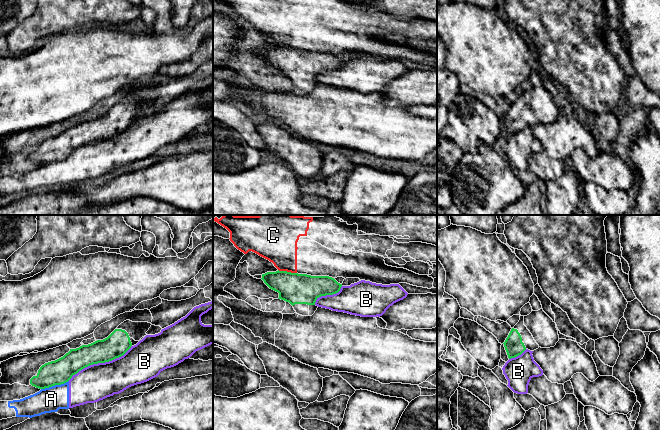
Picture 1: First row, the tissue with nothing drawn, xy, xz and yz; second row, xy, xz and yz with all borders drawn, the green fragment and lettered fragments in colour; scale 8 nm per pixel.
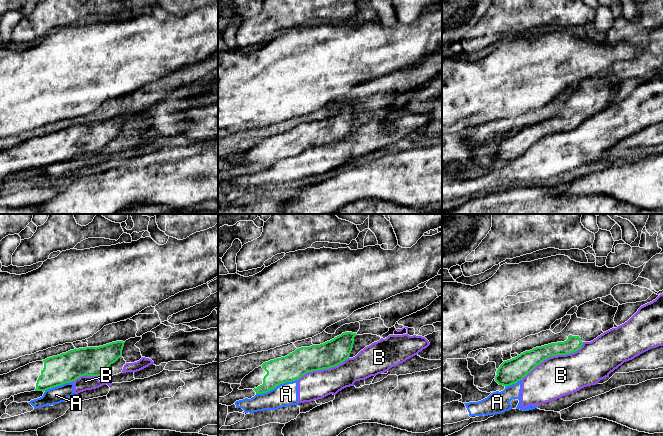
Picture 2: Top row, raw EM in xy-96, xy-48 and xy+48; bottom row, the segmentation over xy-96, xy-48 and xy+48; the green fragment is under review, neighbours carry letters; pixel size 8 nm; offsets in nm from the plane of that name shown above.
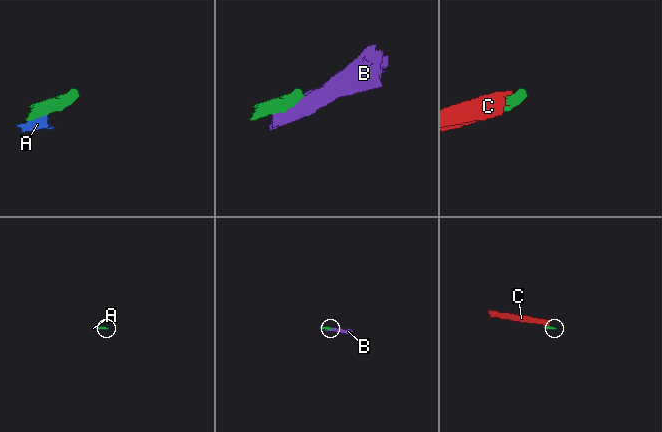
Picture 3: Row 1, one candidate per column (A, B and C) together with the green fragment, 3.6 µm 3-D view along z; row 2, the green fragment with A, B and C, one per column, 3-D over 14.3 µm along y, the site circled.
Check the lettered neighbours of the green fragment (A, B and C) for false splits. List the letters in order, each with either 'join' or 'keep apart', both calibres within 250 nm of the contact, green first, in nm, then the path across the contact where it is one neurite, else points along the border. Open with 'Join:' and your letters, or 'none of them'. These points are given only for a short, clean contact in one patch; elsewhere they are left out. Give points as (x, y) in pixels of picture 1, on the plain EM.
Join: none of them
A: keep apart | 200/200 nm | along xy (68, 156), (41, 165)
B: keep apart | 190/300 nm
C: keep apart | 240/300 nm | along xz (278, 45), (296, 49)

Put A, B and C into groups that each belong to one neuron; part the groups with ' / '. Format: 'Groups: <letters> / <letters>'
Groups: A B / C

